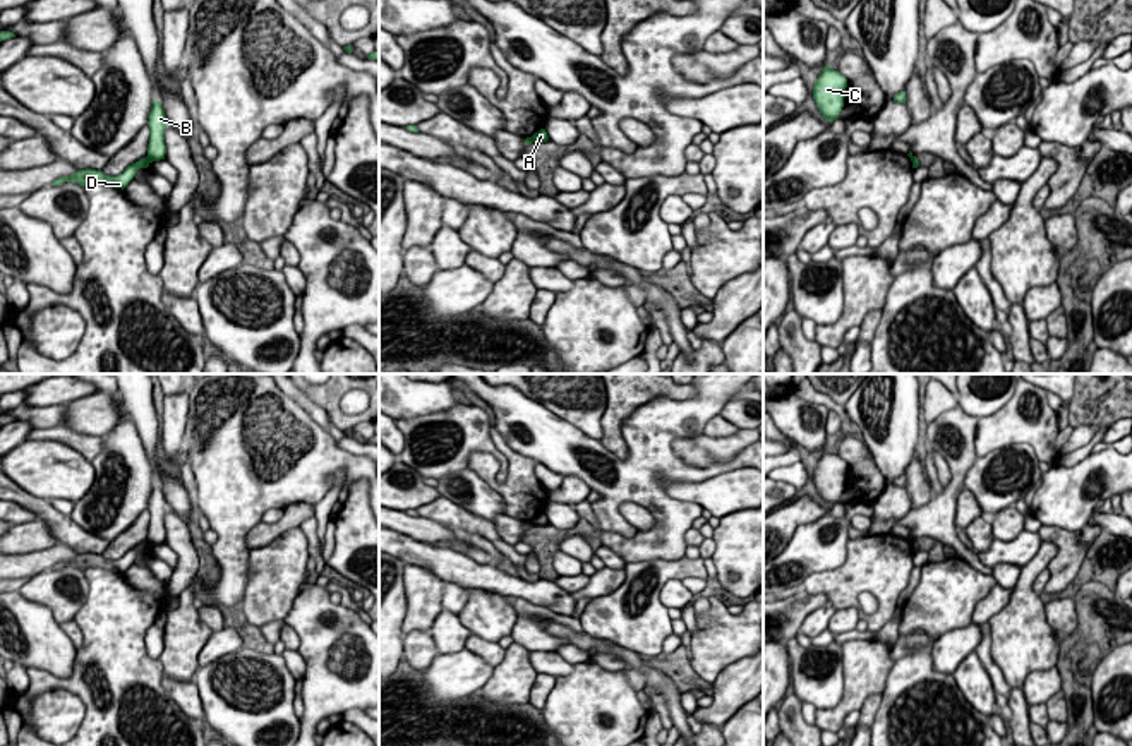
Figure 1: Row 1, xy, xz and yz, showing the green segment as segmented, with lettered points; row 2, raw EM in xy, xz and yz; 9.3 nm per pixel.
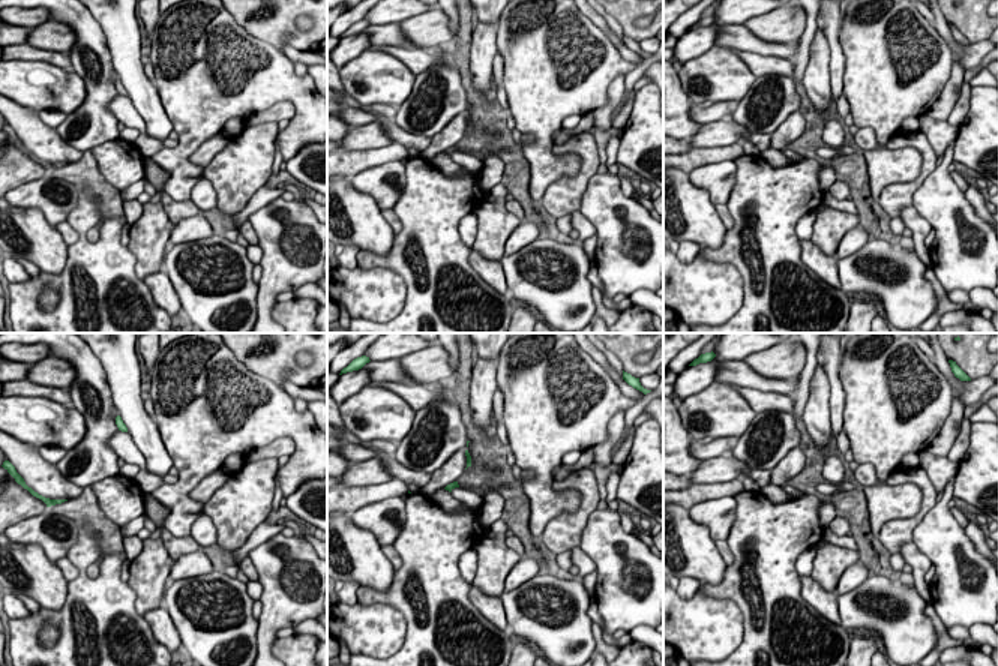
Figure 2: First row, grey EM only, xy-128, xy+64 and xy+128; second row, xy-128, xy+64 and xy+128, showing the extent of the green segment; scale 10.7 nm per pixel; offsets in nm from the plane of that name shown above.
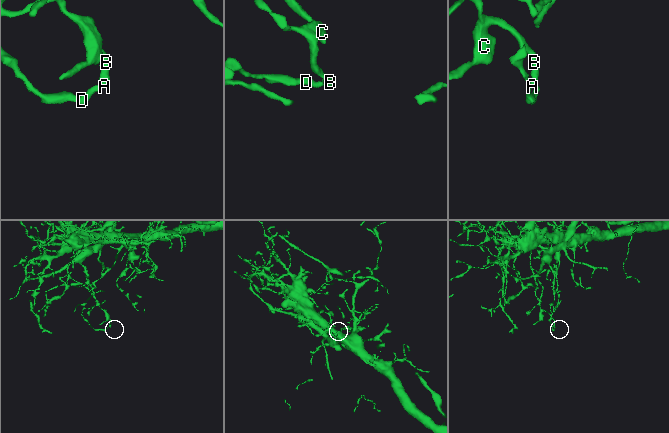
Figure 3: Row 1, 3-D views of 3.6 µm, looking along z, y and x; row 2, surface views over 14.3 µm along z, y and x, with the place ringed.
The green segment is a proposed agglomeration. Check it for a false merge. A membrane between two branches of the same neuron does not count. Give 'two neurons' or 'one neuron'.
two neurons

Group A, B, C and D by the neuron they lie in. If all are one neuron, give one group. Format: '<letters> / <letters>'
A B C / D

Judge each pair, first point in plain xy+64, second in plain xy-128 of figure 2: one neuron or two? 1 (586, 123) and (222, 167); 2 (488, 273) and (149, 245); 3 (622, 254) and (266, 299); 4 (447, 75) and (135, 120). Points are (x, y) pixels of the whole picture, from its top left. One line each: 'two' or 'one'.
1: two
2: two
3: one
4: two

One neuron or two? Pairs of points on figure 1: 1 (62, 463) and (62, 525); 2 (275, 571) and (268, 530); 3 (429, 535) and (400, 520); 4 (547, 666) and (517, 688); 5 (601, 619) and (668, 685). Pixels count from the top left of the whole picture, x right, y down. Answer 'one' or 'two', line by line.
1: two
2: two
3: one
4: two
5: two

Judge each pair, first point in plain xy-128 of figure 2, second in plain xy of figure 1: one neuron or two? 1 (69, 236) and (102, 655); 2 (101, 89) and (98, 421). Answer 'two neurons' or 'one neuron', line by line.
1: two neurons
2: two neurons

